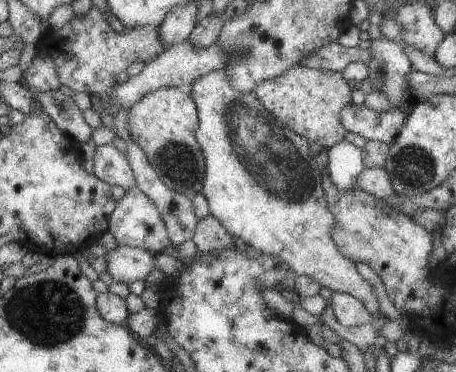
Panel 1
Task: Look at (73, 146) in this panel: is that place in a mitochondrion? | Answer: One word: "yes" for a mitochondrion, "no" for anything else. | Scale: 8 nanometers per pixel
no

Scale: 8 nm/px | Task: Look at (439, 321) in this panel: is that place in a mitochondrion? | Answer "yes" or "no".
no

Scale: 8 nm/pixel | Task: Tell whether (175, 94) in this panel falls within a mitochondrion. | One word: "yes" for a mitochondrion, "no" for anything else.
no

